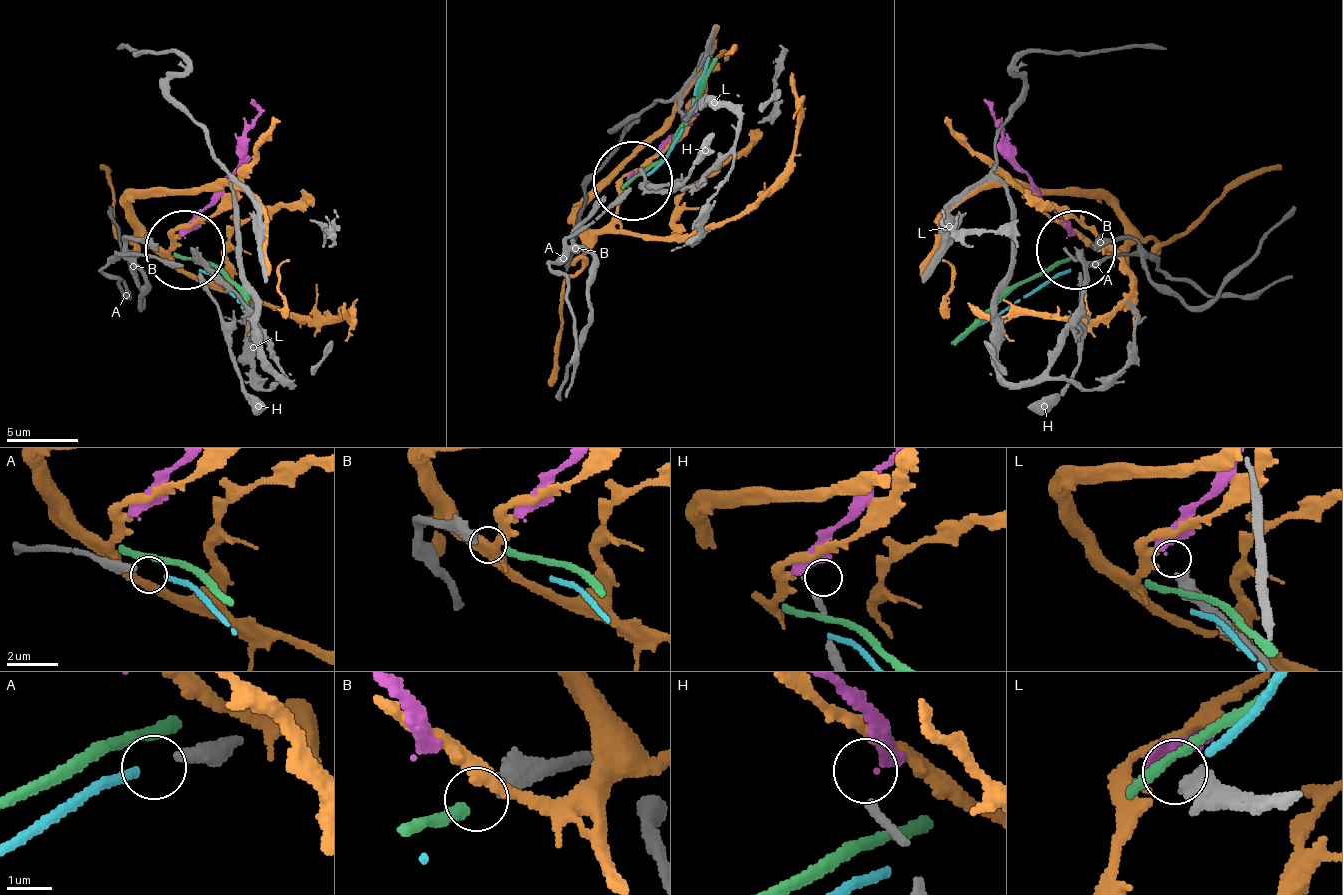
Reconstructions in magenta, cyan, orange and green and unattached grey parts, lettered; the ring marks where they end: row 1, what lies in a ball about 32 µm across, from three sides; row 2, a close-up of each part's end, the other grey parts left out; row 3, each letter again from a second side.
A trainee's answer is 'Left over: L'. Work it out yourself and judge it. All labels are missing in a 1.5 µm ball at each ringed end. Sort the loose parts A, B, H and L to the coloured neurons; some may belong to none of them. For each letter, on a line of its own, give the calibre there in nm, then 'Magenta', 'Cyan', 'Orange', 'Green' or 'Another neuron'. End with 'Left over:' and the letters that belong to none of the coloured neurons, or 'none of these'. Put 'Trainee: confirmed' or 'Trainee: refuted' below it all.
A: Thickness 300 nm. Cyan
B: Thickness 460 nm. Green
H: Thickness 220 nm. Another neuron
L: Thickness 400 nm. Magenta
Left over: H
Trainee: refuted

